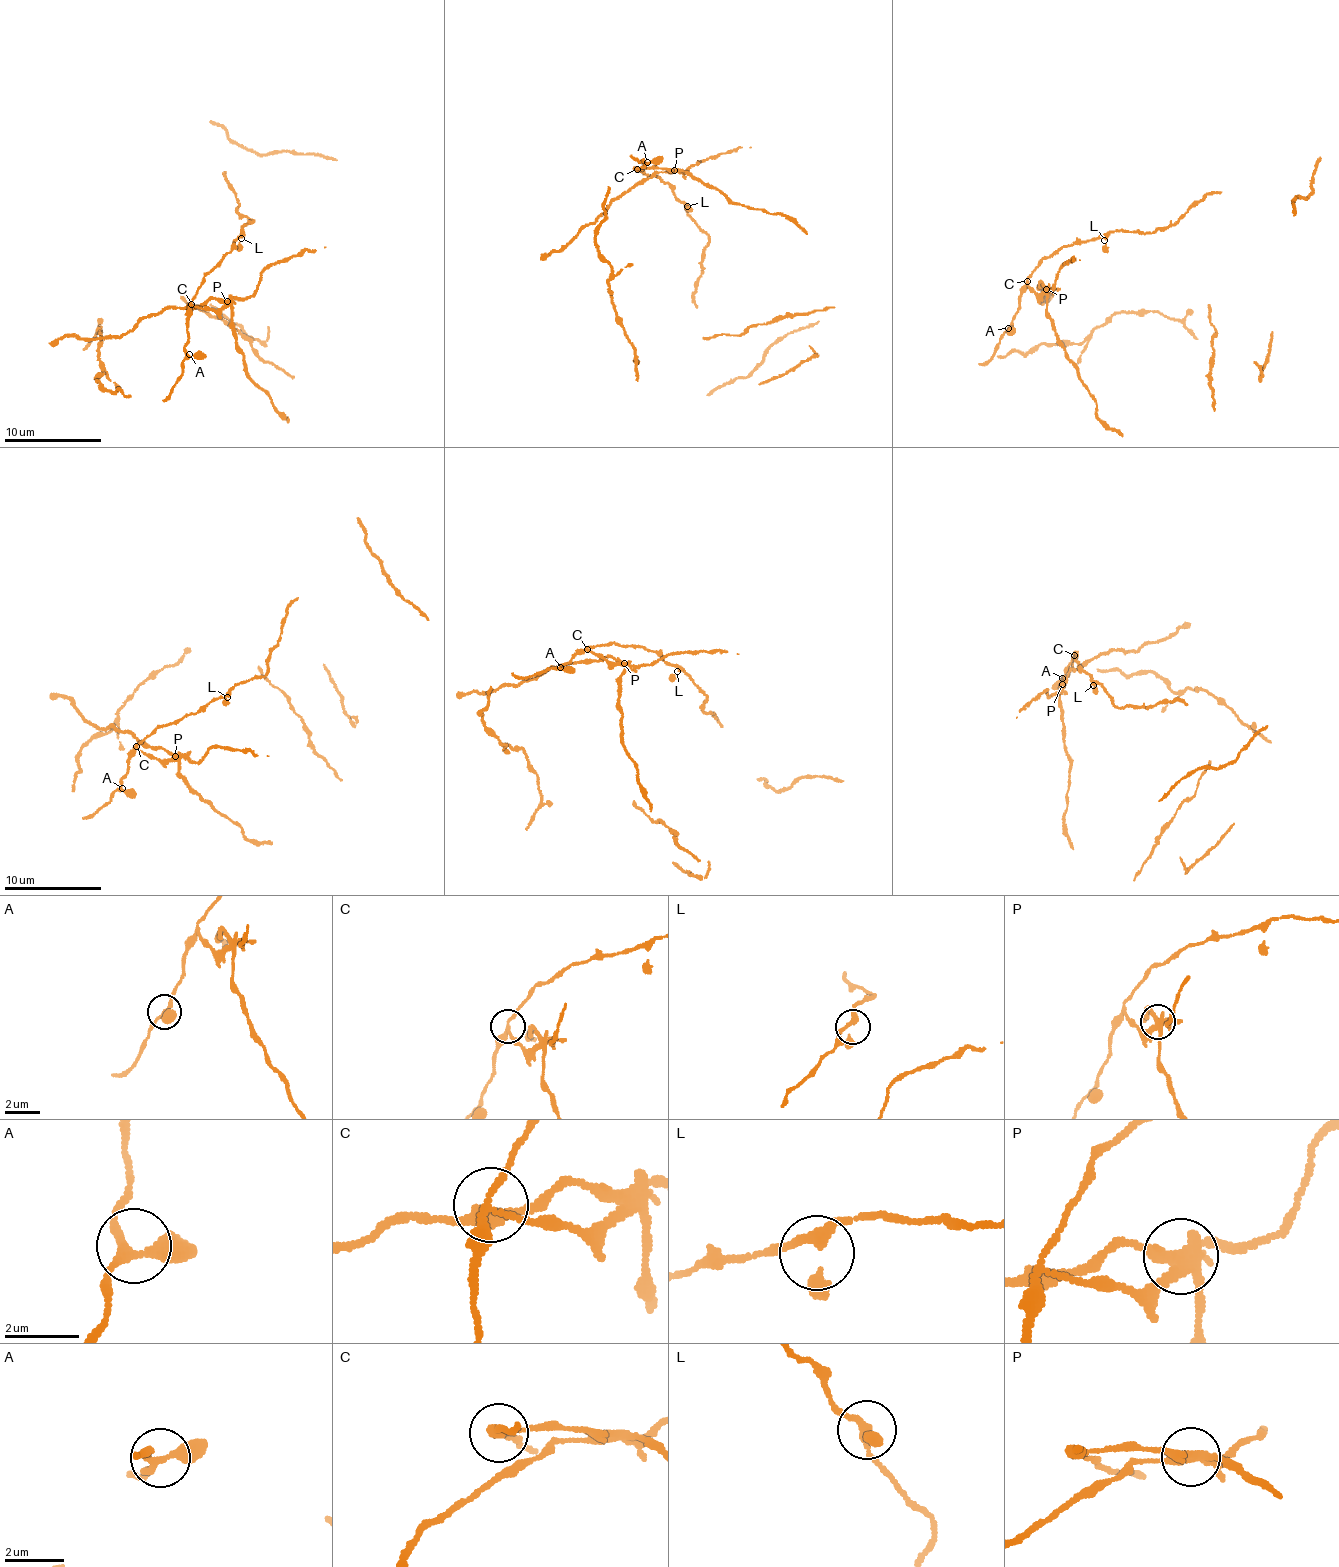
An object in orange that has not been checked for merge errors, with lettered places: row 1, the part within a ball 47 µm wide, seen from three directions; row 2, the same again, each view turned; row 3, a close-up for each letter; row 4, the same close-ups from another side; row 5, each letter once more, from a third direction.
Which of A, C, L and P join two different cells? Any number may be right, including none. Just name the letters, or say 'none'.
C, P

